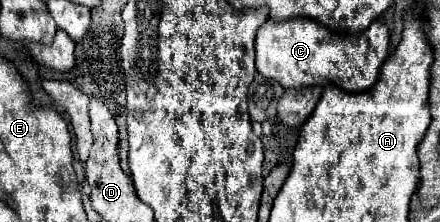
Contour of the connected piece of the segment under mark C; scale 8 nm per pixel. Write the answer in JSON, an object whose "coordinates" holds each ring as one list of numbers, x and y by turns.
{"coordinates":[[291,18,285,22,267,20,257,30,257,72,279,82,283,88,337,86,345,92,365,92,379,78,379,68,389,56,389,30,375,20,367,32,359,36,347,32,331,32,309,18]]}

